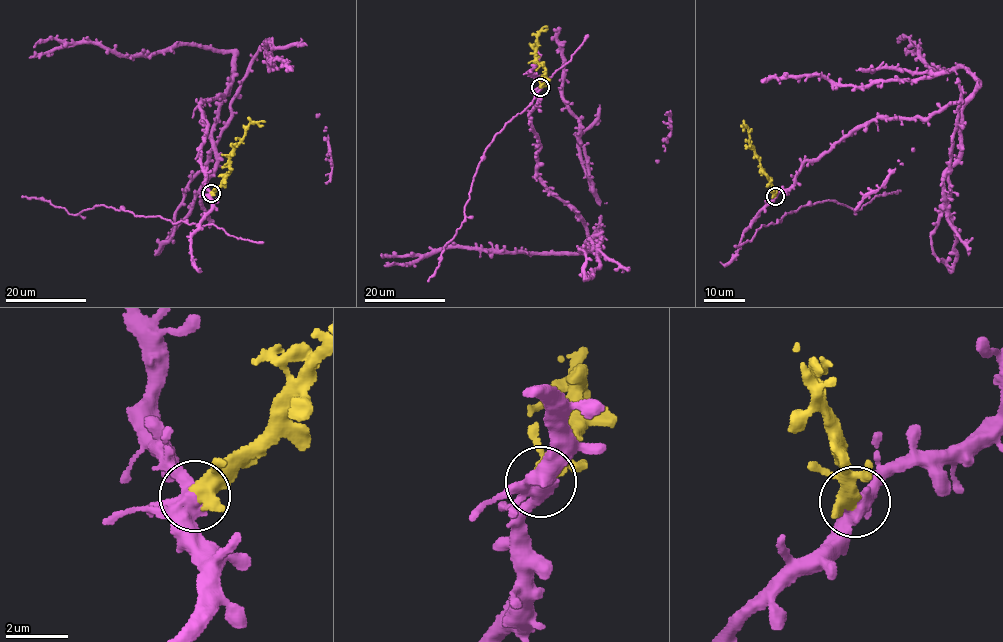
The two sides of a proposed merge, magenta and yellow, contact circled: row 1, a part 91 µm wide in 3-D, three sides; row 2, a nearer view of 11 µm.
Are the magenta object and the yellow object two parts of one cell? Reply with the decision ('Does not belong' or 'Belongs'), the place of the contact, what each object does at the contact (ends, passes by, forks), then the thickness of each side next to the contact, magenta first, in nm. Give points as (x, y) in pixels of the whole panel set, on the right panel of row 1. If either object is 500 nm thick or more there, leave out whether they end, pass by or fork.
Does not belong. Place: (775, 196). Thickness 400 nm (magenta) against 550 nm

